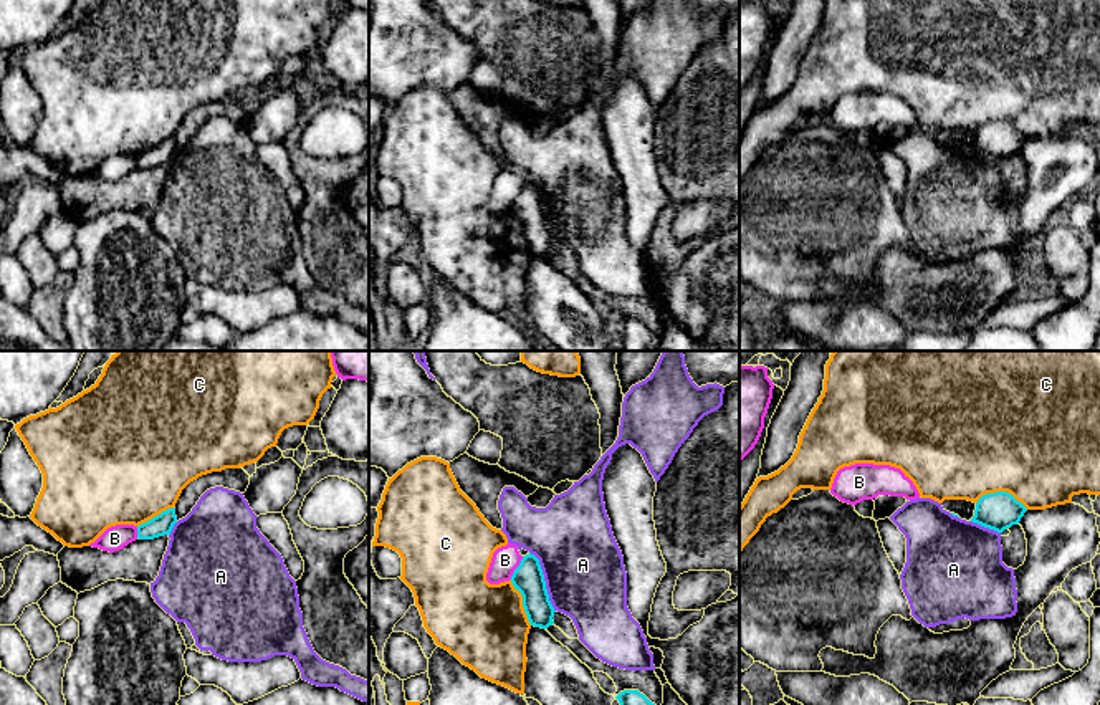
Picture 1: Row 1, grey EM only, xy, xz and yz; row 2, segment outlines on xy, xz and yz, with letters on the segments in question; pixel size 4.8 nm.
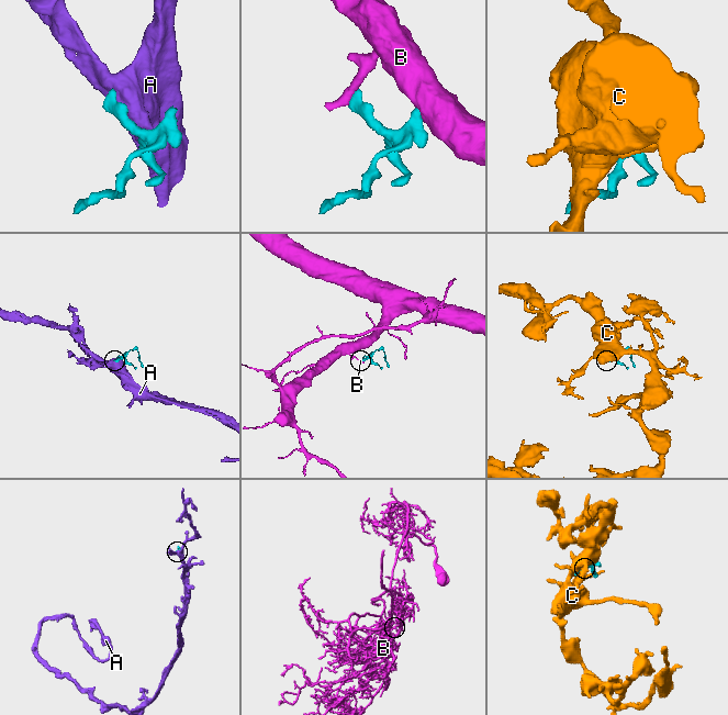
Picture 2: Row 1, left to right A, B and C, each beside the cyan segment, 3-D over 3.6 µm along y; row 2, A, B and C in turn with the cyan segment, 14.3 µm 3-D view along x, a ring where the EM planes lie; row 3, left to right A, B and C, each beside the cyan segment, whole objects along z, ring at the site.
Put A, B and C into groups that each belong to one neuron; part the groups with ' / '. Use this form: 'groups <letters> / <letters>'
groups A / B / C

